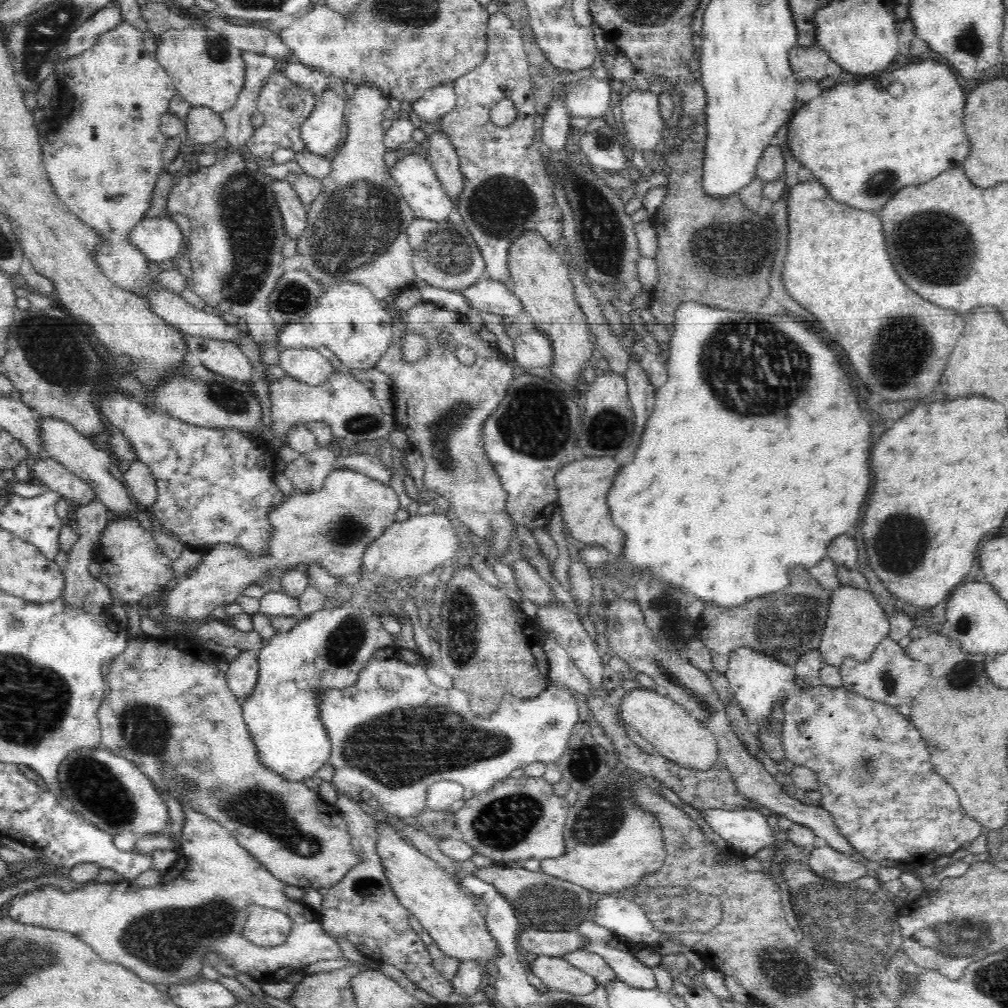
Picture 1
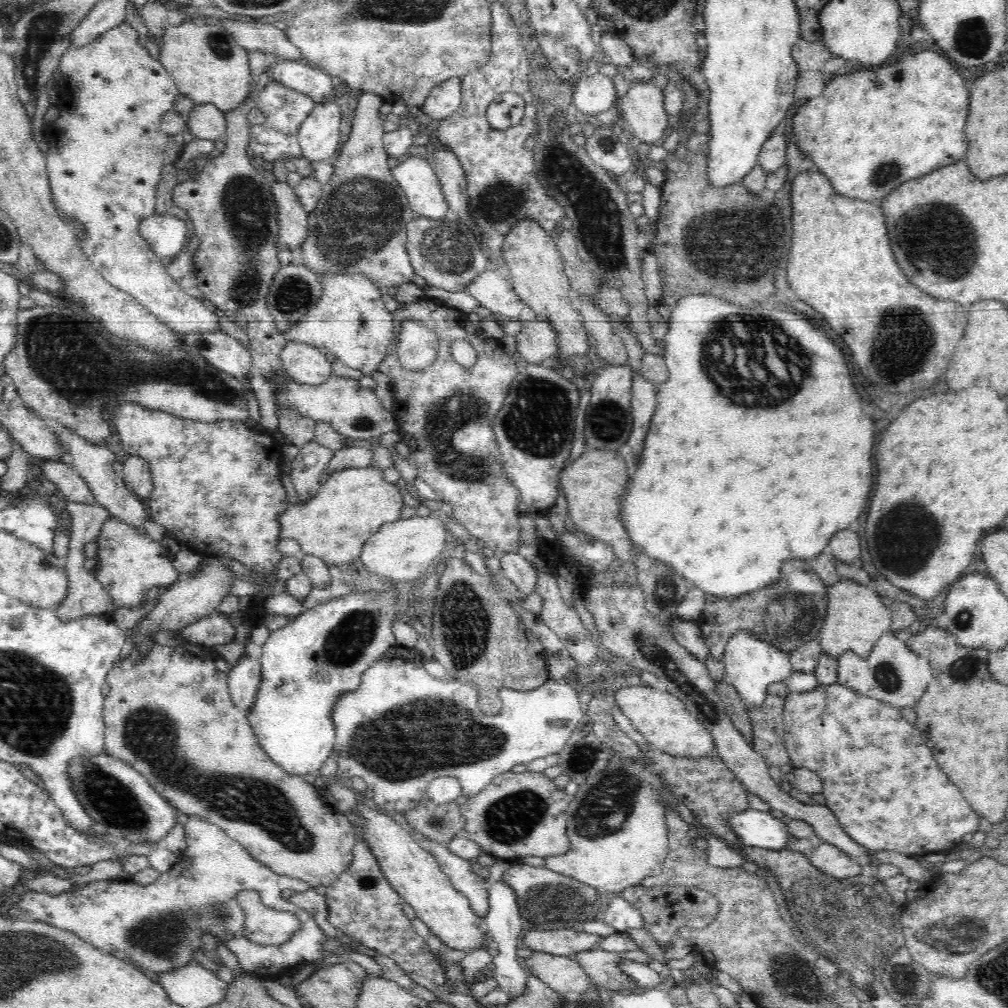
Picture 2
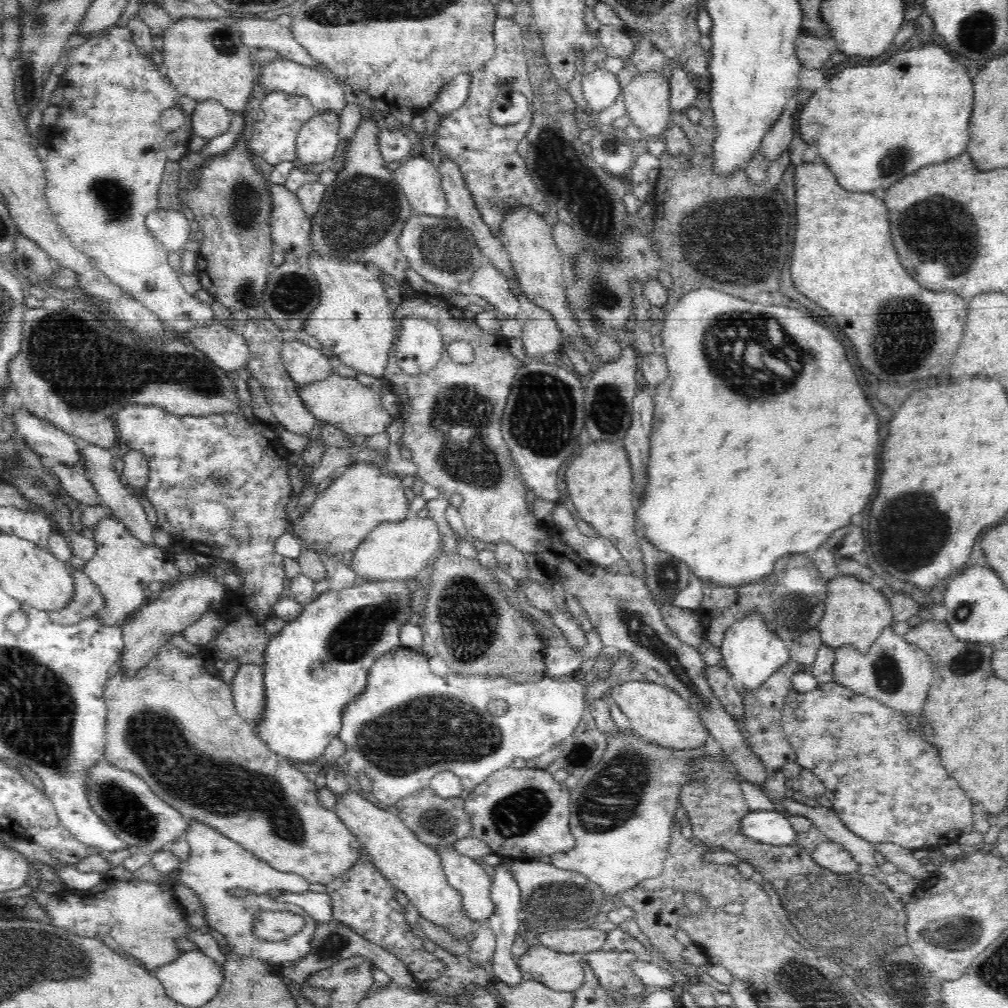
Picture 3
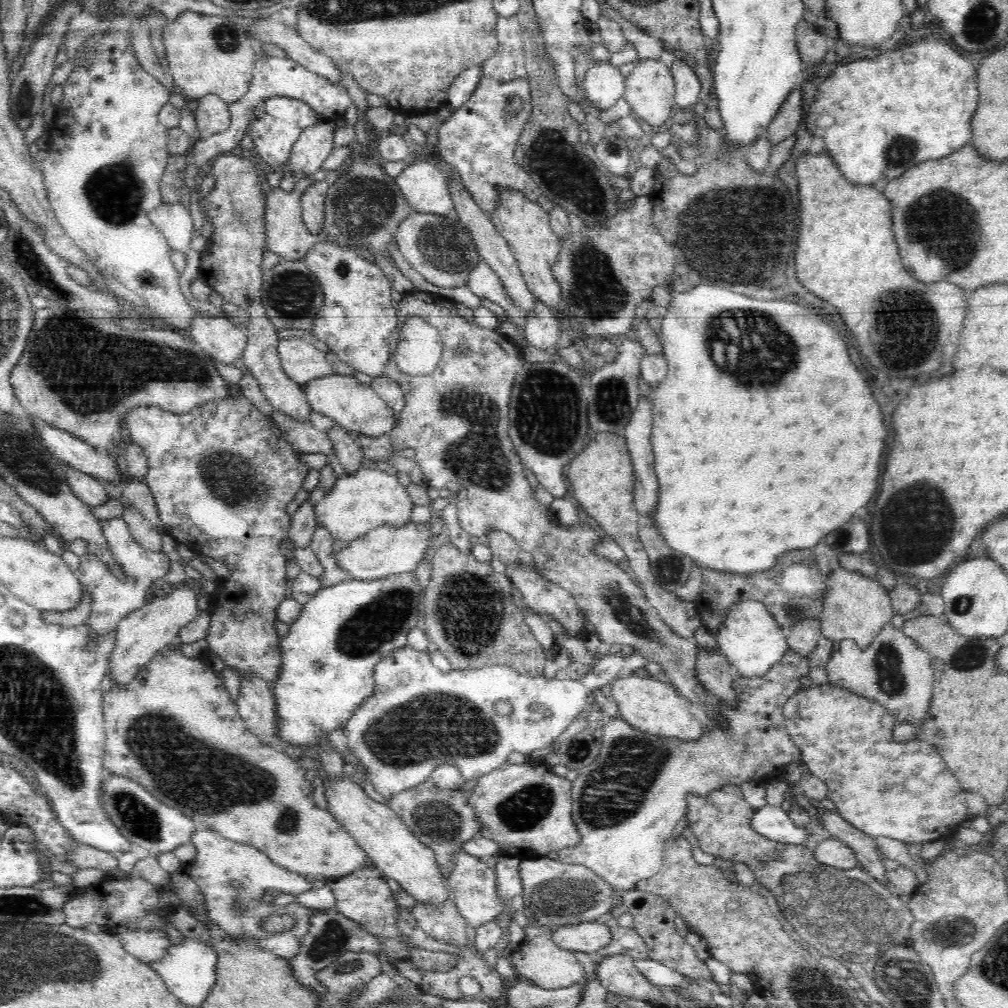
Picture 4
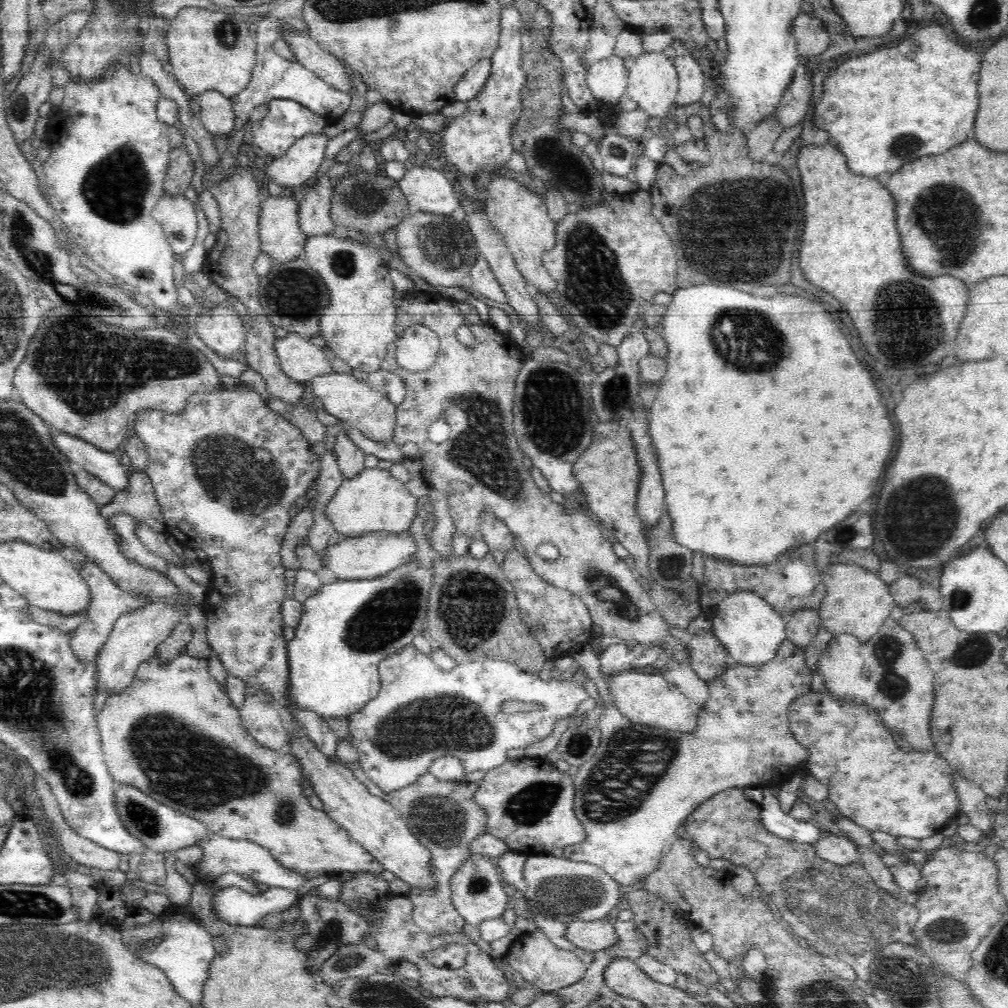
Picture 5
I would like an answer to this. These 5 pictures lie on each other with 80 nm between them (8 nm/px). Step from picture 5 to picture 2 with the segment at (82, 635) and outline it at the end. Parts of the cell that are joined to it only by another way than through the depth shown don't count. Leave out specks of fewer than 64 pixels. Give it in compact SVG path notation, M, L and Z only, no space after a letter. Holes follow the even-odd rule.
M113 517L103 523L98 544L96 565L90 569L96 580L106 587L108 595L112 597L114 609L126 607L136 609L145 601L150 588L167 587L179 579L179 572L172 564L172 557L162 548L158 541L154 541L148 533L125 524Z

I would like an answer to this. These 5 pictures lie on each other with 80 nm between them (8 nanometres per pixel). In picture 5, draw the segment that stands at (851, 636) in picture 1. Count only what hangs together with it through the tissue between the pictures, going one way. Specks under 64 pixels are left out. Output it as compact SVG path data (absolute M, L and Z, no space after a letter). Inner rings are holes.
M855 564L830 565L822 574L827 593L820 602L819 617L823 626L833 636L836 634L852 634L860 642L870 640L880 630L884 620L890 617L895 606L890 587L884 583L878 572L866 570Z

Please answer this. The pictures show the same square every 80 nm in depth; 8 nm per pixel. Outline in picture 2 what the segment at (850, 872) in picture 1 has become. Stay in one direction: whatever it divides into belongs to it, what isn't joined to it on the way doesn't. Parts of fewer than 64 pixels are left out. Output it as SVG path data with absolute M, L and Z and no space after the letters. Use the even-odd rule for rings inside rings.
M828 842L820 843L811 852L810 863L836 879L851 879L862 874L862 864Z

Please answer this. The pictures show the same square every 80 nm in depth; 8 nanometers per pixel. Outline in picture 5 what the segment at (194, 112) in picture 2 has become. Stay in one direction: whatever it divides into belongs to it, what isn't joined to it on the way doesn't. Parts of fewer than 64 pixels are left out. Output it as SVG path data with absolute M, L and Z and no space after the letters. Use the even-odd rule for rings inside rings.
M208 90L197 95L195 100L200 105L200 122L210 134L217 137L233 130L235 114L229 98L217 90Z

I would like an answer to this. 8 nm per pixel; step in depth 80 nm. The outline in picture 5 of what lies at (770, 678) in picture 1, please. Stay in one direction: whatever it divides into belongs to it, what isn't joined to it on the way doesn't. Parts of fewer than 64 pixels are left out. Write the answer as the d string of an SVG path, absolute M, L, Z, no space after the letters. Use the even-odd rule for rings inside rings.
M738 590L718 604L712 633L723 644L735 664L758 669L775 658L776 650L787 638L786 625L782 614L776 612L761 596L751 590Z

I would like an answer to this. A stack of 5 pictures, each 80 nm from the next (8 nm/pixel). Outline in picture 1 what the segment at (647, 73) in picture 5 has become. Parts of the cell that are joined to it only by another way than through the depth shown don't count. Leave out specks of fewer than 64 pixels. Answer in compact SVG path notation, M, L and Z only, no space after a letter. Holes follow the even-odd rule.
M627 89L620 101L622 124L630 148L642 152L653 150L662 140L665 121L661 117L658 97L650 90Z

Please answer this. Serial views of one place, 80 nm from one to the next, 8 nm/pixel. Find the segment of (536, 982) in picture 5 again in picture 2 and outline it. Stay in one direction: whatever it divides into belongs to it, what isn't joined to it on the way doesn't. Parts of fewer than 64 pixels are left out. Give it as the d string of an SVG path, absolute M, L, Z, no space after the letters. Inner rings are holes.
M534 951L525 964L528 975L537 976L562 995L584 994L592 984L585 970L570 956Z

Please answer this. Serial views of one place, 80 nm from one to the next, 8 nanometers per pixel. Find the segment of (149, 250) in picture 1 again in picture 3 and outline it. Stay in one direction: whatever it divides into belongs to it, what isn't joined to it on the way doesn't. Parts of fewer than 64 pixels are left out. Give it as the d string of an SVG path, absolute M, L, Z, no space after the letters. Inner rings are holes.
M179 208L153 210L147 216L145 225L168 252L182 250L184 244L191 239L190 221Z

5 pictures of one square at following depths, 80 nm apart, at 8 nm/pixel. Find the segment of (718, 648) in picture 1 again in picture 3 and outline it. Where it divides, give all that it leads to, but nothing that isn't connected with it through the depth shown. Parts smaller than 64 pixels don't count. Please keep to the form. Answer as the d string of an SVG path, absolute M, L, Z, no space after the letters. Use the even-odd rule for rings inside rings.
M808 553L788 554L779 564L775 565L773 574L762 582L744 584L744 586L711 586L703 582L703 601L696 611L700 617L705 638L714 646L721 648L722 640L730 624L736 620L757 612L766 623L768 630L789 644L794 642L802 631L818 628L824 616L824 604L827 597L827 581L819 576Z

